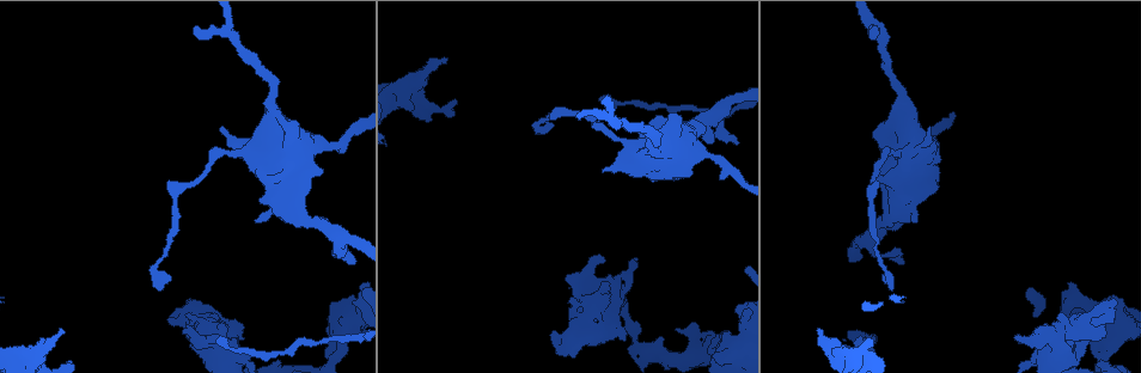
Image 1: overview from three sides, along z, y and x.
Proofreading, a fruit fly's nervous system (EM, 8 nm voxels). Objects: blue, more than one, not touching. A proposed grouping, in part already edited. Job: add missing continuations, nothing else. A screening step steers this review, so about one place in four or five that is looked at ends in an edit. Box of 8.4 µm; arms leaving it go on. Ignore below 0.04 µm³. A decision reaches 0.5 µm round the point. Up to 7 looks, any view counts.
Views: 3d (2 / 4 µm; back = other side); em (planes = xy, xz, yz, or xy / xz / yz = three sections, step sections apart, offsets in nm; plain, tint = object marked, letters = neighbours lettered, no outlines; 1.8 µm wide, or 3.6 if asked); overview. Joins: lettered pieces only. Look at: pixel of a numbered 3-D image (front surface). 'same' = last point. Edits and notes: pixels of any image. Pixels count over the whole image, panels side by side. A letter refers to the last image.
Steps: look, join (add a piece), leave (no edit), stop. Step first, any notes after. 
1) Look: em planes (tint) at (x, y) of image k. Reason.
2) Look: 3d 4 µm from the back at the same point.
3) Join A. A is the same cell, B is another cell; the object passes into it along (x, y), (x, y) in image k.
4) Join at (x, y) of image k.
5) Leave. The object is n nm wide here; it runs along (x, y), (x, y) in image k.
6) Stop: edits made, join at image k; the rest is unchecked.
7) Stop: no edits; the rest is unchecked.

Look: em xy step 8 (tint) at (735, 363) of image 1. Four arms meet.

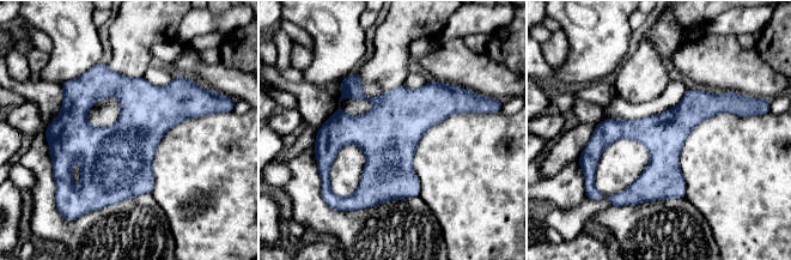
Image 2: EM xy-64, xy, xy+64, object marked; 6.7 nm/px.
Look: em planes (tint) at the same point. Another direction.

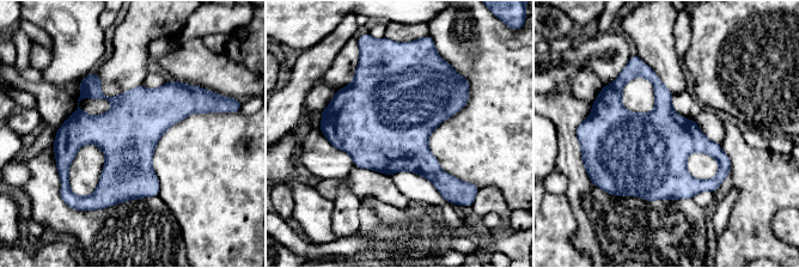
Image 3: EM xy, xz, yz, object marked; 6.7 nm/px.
Look: em planes (letters) at the same point. What lies round it.

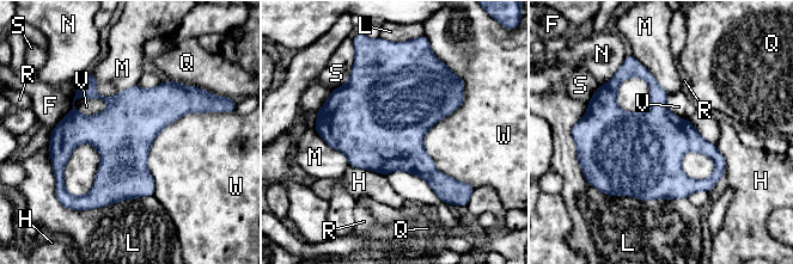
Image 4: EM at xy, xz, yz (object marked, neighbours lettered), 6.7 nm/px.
Leave. The object is 400 nm wide here; F, H, L, M, N, Q, R, S, V and W are other cells; a border runs along (109, 103), (79, 97), (73, 106) in image 4; no lettered piece goes on from it.

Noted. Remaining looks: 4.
Look: em 3.6 µm planes (letters) at (544, 133) of image 1.

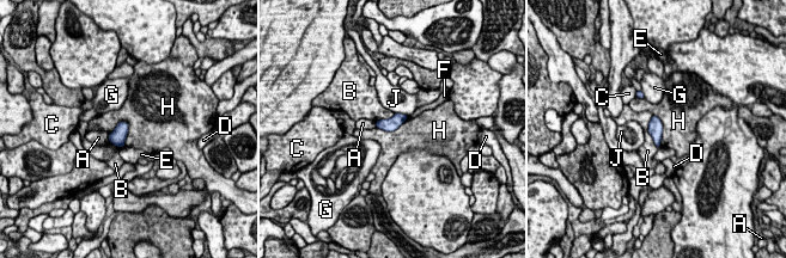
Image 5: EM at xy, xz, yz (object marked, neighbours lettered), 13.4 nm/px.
Leave. A, B, C, D, E, F, G, H and J are other cells; a border runs along (120, 121), (127, 123), (125, 145) in image 5; no lettered piece goes on from it.

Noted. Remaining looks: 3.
Look: em xy step 16 (letters) at (567, 276) of image 1. Free end.

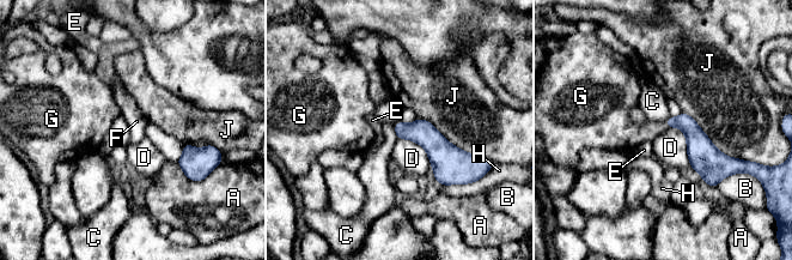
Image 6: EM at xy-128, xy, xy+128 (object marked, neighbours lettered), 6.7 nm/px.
Look: em planes (letters) at the same point. Another direction.

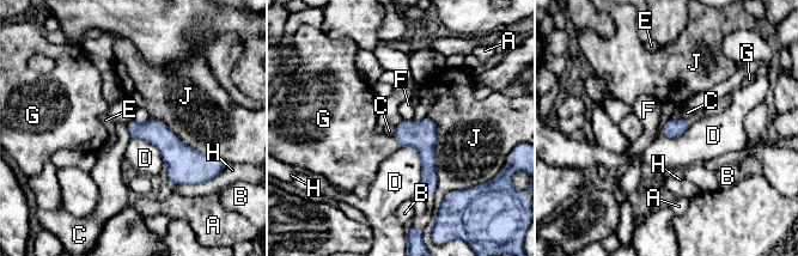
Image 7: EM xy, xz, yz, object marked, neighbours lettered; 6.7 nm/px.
Join G. The object is 120 nm wide here; G is the same cell, A, B, C, D, E, F, H and J are other cells; it goes on there.

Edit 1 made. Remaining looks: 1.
Stop: edits made, join at image 7; the rest is unchecked.

